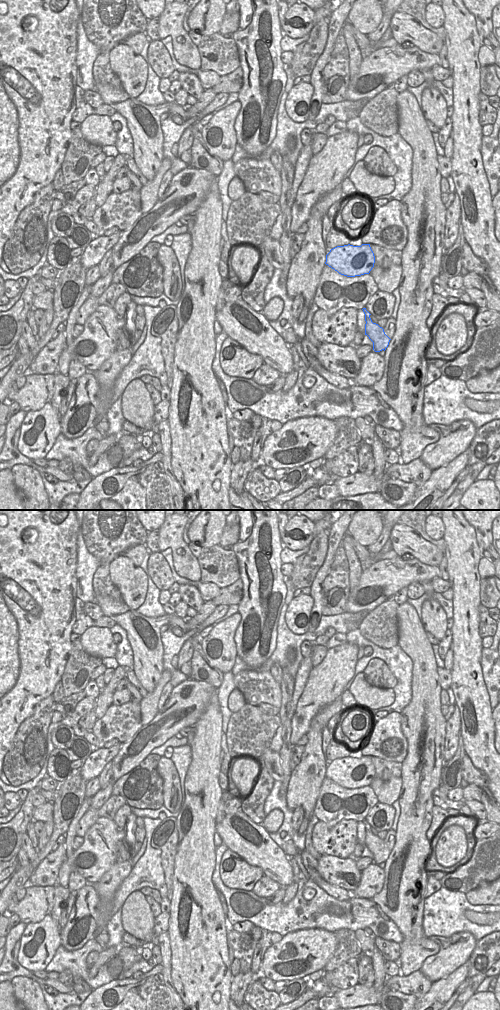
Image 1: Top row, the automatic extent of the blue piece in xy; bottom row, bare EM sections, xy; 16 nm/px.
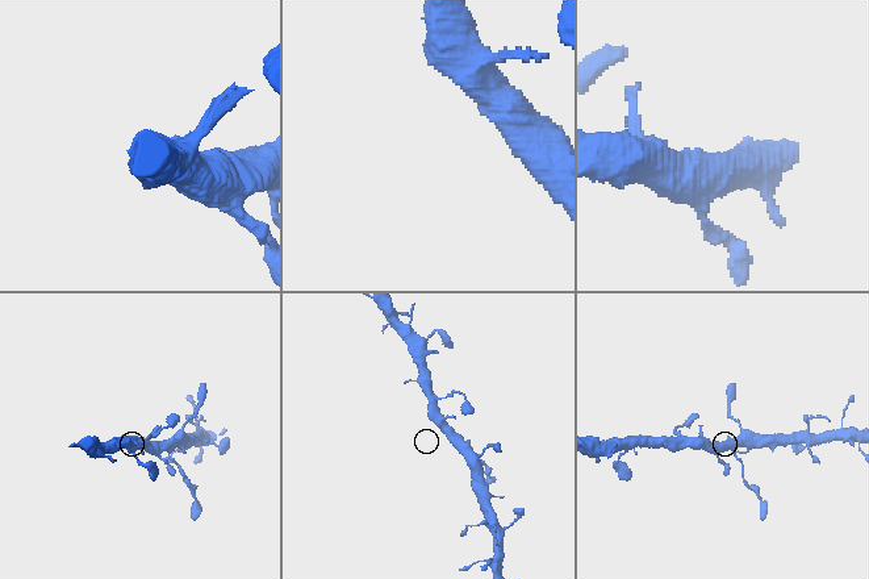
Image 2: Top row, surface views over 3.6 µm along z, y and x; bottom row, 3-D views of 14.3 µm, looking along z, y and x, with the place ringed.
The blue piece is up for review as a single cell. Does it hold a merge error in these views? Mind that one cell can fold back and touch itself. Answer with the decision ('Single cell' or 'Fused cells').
Single cell

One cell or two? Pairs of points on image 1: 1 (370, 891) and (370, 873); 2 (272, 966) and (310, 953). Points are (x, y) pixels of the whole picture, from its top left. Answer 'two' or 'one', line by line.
1: one
2: one

